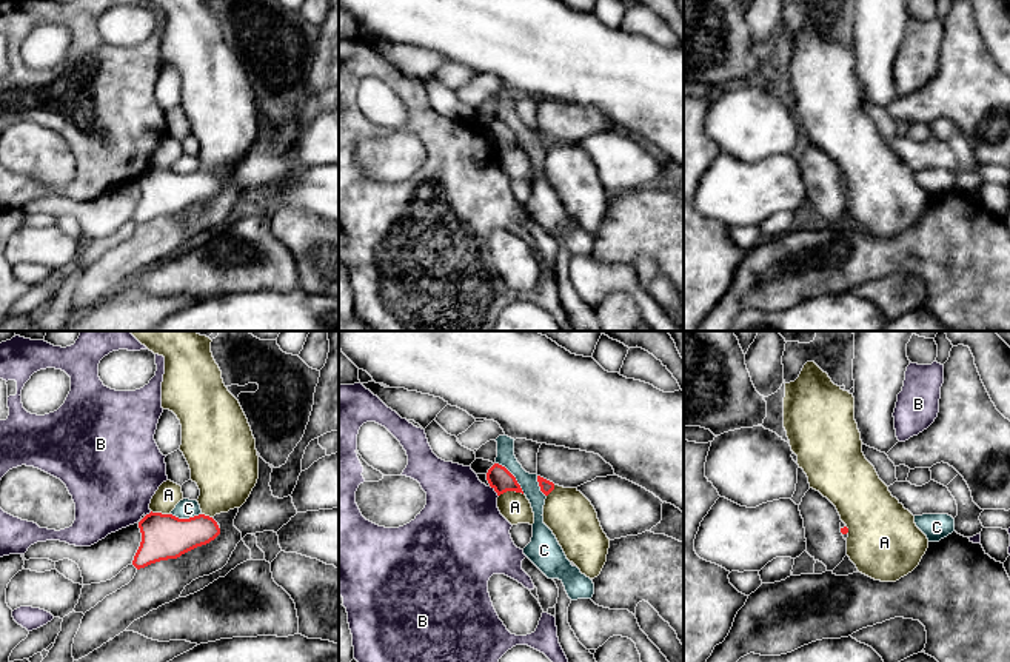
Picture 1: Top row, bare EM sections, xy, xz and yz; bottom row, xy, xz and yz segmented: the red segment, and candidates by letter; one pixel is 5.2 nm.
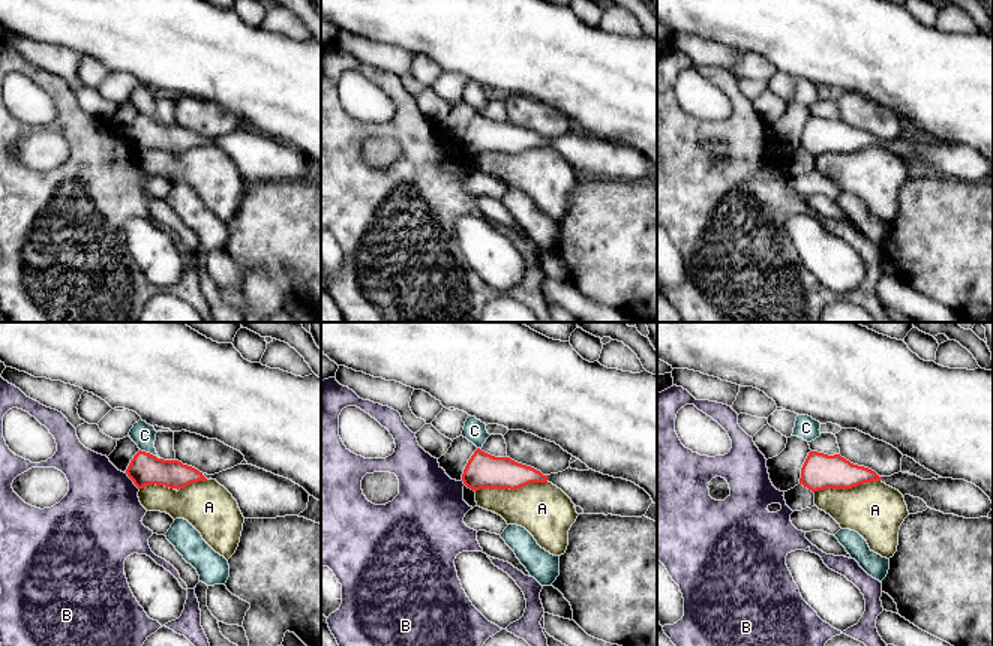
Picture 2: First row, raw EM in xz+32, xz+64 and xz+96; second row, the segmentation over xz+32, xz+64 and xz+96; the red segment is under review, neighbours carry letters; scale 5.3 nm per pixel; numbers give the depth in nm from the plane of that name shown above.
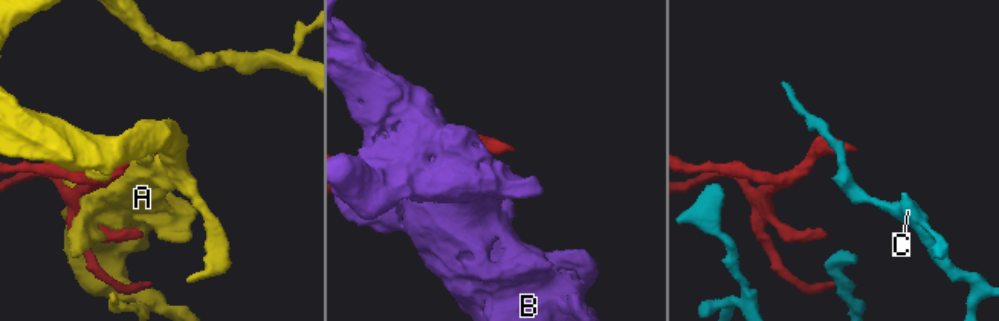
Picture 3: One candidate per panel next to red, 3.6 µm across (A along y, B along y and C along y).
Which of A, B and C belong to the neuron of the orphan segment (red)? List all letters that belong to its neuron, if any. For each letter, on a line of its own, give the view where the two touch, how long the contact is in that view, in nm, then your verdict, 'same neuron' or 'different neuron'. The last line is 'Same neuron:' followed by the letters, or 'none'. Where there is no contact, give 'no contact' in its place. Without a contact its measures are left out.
A: meets red in xz; contact 130 nm long; different neuron
B: meets red in xz; contact 80 nm long; different neuron
C: meets red in xz; contact 220 nm long; different neuron
Same neuron: none

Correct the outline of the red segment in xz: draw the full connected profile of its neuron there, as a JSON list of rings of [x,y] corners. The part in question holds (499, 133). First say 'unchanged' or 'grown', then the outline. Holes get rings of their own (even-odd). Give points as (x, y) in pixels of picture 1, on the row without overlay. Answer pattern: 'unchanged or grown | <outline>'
unchanged | [[[494,119],[488,128],[487,135],[490,142],[497,148],[497,151],[507,146],[522,148],[520,140],[517,139],[516,132],[502,120]]]

